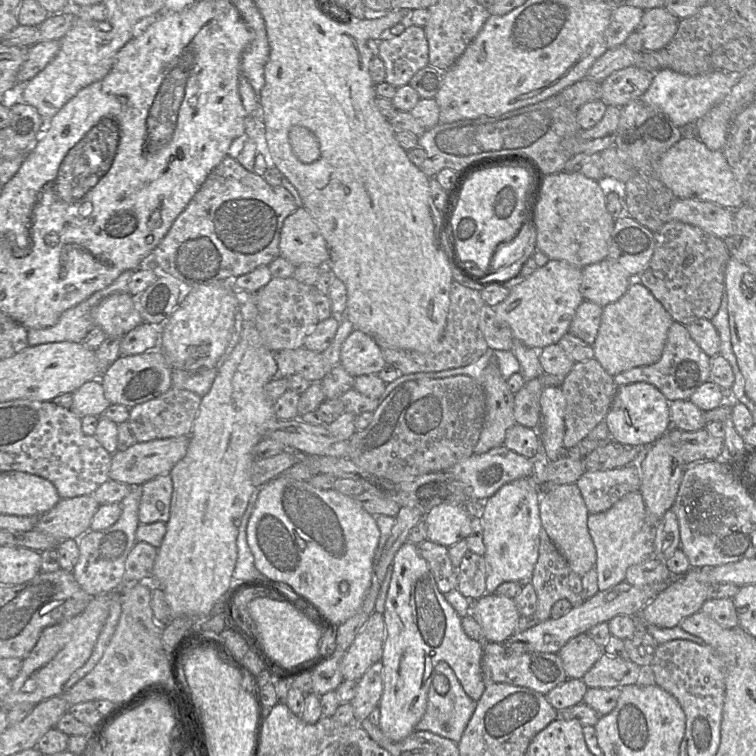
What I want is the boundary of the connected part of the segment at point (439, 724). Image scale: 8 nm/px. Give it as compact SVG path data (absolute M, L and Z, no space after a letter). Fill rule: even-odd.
M443 659L437 663L433 671L446 677L449 689L445 694L439 694L430 684L424 719L416 730L425 728L424 731L458 743L475 711L477 701L472 700L464 692L455 673Z

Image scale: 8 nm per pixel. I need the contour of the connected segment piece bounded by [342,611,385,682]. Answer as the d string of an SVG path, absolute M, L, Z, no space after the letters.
M374 611L359 633L355 643L345 652L343 681L358 682L373 664L381 660L385 639L383 615Z

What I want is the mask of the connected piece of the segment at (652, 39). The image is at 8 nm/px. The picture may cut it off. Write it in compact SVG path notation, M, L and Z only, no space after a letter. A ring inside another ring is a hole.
M665 8L646 10L636 32L645 51L658 51L666 47L675 36L679 19Z

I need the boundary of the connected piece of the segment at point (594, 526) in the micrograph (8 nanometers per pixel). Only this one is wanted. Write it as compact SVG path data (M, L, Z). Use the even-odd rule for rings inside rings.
M640 490L630 492L608 510L589 514L588 529L596 548L598 590L604 591L625 580L627 569L654 556L654 528L648 524Z

